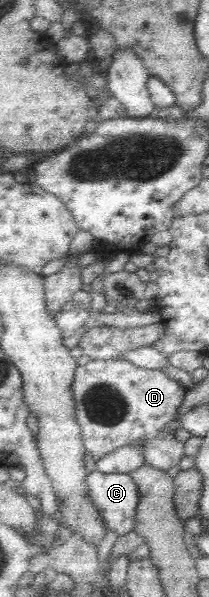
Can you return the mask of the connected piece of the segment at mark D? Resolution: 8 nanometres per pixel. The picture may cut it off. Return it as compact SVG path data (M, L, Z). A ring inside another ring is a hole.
M94 359L84 367L78 366L73 381L76 418L82 426L82 440L92 463L98 464L108 453L122 447L137 447L143 463L162 472L178 465L185 455L184 442L176 438L178 428L170 428L184 404L187 389L179 381L171 379L161 369L141 369L120 359Z

